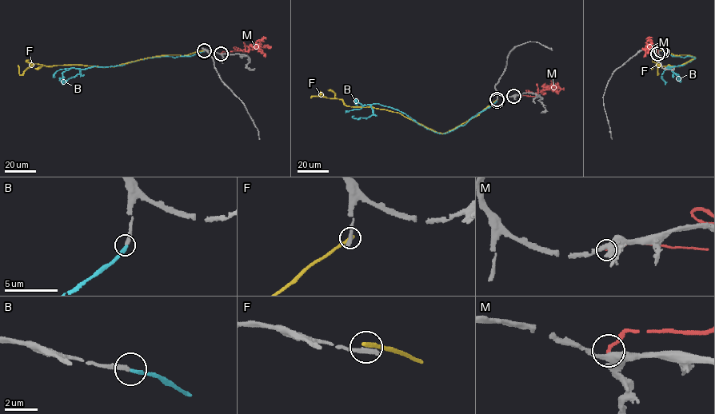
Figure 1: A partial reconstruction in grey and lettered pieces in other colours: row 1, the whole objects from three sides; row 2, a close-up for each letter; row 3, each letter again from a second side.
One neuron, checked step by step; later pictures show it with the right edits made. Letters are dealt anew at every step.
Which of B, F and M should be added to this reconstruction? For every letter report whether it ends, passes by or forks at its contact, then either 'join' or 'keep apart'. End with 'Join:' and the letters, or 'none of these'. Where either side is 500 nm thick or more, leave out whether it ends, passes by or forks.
B: it ends there; join
F: it ends there; keep apart
M: it ends there; keep apart
Join: B

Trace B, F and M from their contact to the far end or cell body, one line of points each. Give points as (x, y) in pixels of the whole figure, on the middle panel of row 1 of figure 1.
B: (496, 101), (463, 125), (444, 133), (377, 103), (370, 105), (373, 113), (369, 117), (353, 116)
F: (497, 99), (477, 116), (440, 133), (396, 112), (371, 107), (348, 106), (341, 99), (314, 96), (310, 98)
M: (513, 96), (536, 96), (538, 89), (549, 89), (552, 87), (561, 89), (557, 94)

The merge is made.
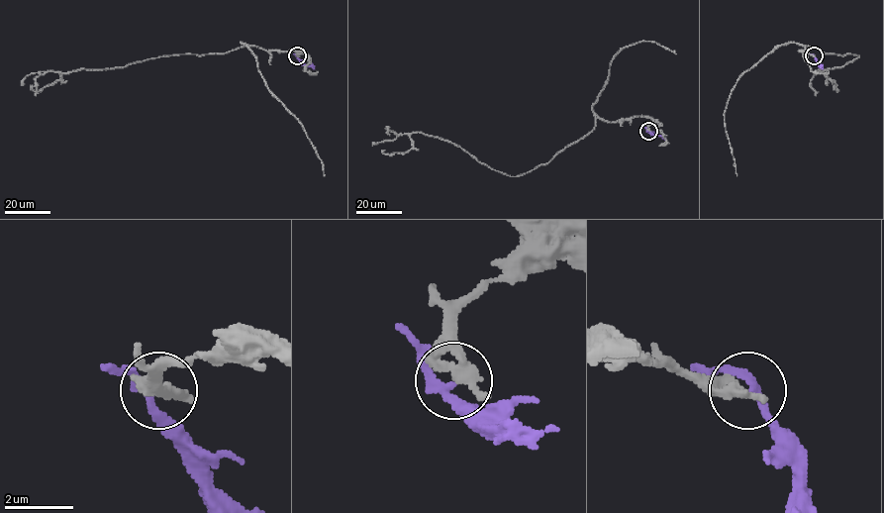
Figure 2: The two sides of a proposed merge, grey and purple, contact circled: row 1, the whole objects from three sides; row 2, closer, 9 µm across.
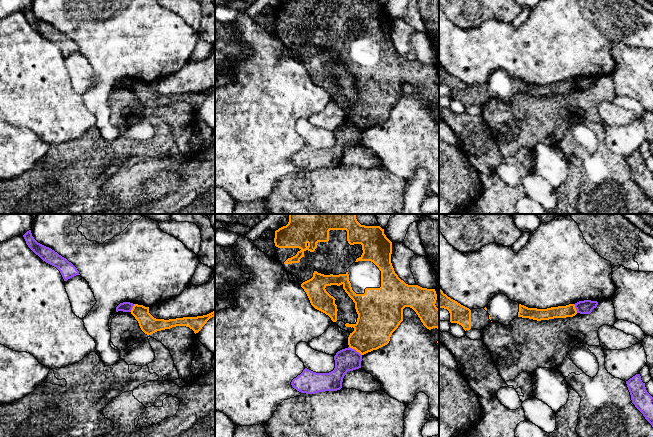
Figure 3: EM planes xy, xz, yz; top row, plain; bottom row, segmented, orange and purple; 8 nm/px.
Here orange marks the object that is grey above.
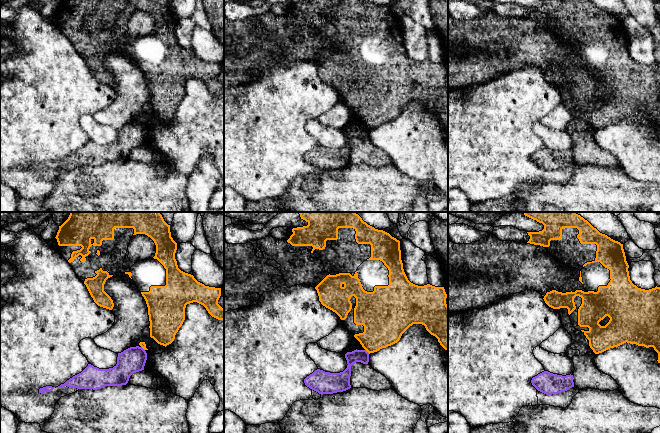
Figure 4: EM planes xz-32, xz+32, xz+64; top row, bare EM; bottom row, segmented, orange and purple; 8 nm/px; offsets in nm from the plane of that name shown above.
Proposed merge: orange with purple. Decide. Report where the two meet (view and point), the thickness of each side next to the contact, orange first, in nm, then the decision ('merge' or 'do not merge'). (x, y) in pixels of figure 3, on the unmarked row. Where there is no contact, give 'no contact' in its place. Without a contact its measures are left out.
xz (355, 125) | 300/190 nm | do not merge

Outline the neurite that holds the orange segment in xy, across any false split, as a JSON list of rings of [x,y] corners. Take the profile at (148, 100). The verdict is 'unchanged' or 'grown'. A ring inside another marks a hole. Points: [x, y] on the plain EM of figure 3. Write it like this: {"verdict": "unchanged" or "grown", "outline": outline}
{"verdict": "unchanged", "outline": [[[134,80],[131,86],[131,90],[138,97],[141,106],[147,111],[151,111],[157,107],[170,105],[176,102],[189,103],[196,110],[202,105],[202,103],[210,94],[215,92],[215,87],[203,92],[164,96],[154,94],[149,89],[149,83]]]}

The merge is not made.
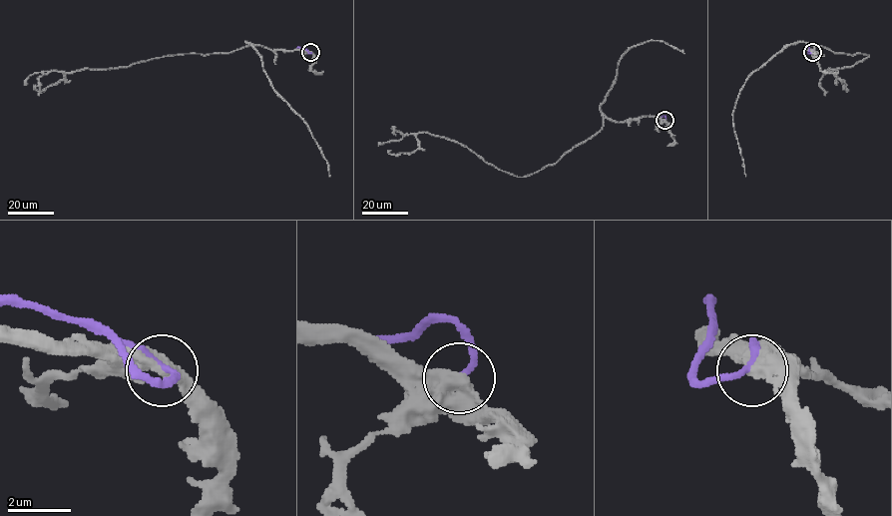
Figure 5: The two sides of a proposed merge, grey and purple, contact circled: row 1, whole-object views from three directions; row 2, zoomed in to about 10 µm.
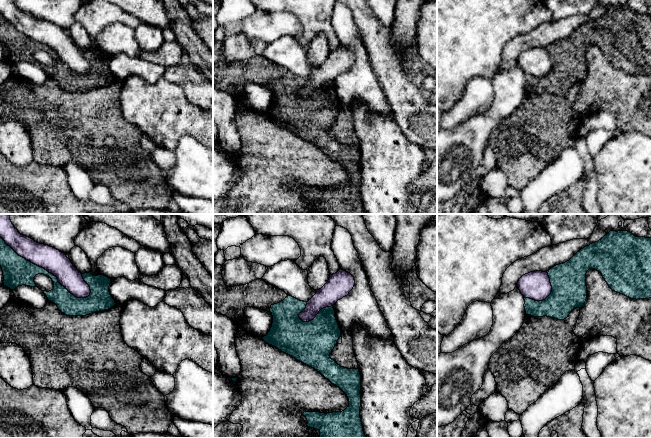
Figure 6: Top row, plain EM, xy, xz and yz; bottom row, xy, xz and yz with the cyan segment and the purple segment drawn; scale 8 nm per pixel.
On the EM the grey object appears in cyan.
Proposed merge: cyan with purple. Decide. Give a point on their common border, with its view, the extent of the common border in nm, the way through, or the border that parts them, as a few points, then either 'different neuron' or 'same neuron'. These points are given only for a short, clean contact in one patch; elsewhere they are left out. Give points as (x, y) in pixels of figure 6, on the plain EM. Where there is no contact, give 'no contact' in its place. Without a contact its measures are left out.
contact xy (46, 46); length 850 nm; different neuron

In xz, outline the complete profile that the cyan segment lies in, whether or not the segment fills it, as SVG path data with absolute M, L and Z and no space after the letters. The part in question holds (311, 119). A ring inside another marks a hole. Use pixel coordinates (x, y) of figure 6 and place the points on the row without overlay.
M287 72L283 77L271 81L270 88L273 92L272 103L263 116L296 136L320 148L332 160L339 163L348 173L349 182L342 188L320 189L304 188L310 204L320 207L320 214L367 214L363 207L360 194L361 183L361 151L359 145L347 145L338 141L330 134L341 106L335 93L333 82L323 84L316 93L303 98L299 90L306 84L307 78L300 77L292 72Z

